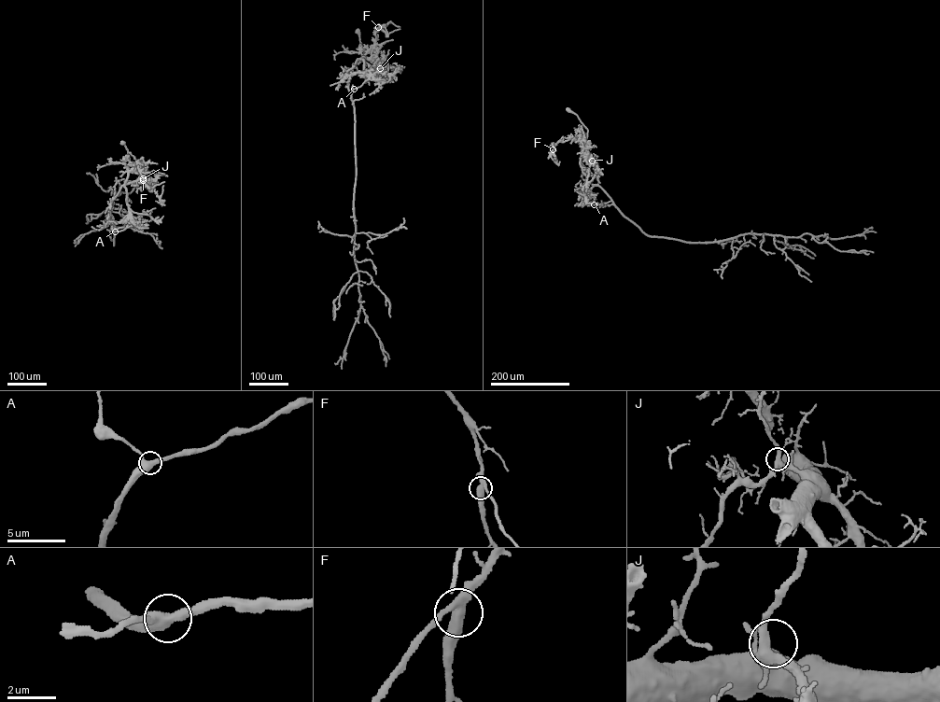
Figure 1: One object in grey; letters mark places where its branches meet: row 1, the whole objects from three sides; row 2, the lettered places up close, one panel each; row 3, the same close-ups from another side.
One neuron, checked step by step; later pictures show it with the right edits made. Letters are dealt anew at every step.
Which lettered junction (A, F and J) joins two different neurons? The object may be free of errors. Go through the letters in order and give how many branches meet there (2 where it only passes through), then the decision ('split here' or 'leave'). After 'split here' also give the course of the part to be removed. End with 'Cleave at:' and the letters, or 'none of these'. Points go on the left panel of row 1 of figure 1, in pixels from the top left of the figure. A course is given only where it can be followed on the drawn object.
A: branches 3; leave
F: branches 3; split here; course (143, 180), (152, 191), (147, 188)
J: branches 3; leave
Cleave at: F

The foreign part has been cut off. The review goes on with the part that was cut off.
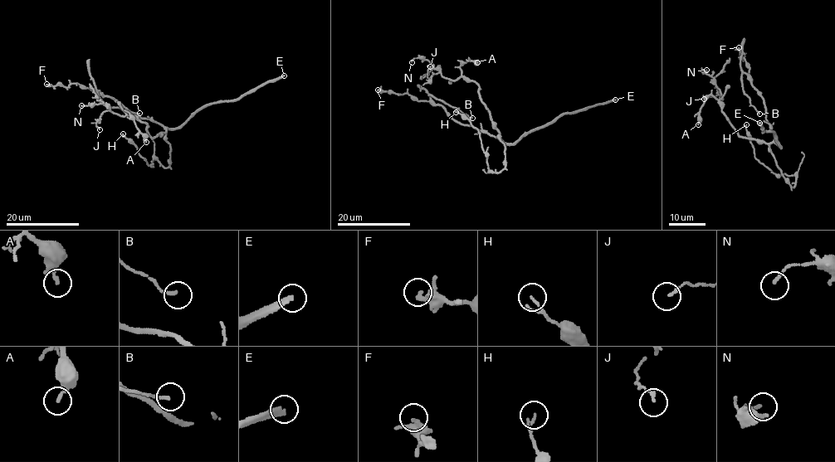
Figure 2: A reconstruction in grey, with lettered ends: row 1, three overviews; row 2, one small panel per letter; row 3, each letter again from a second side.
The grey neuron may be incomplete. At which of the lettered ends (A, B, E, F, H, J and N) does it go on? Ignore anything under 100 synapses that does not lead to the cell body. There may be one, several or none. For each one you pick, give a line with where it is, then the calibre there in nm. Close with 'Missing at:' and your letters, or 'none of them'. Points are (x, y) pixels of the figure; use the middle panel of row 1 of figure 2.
E: place (615, 99); calibre 320 nm
Missing at: E

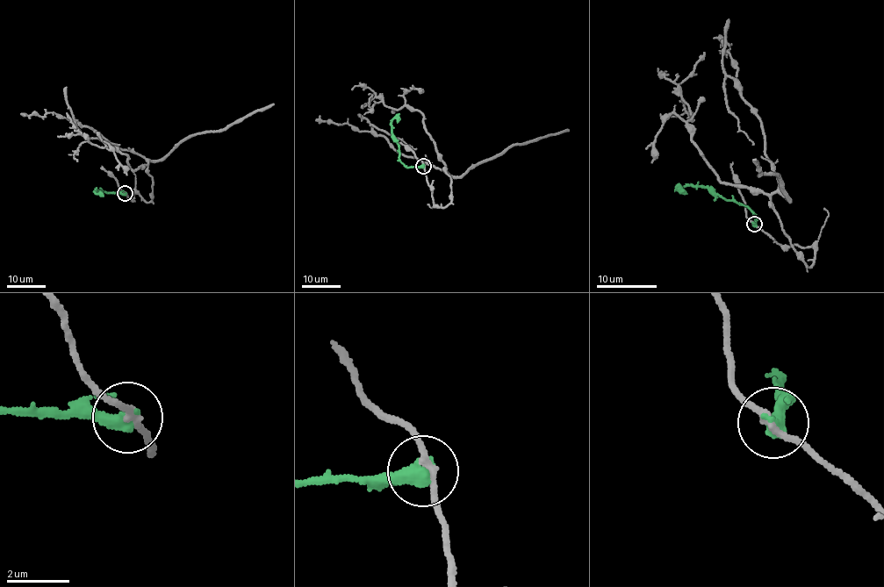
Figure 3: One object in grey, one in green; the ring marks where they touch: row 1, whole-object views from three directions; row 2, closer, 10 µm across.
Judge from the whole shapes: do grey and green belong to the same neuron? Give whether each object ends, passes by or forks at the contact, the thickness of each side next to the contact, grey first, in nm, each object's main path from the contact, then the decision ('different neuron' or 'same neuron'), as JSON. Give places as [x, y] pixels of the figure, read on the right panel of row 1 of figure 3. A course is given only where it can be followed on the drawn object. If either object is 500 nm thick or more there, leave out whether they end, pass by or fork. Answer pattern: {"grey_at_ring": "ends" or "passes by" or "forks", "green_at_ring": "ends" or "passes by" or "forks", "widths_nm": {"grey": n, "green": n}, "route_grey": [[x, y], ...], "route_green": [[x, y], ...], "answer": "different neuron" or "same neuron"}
{"widths_nm": {"grey": 240, "green": 500}, "route_grey": [[754, 225], [809, 246], [809, 267], [772, 205], [762, 122], [726, 77], [754, 144]], "route_green": [[754, 224], [755, 216], [743, 204], [726, 201], [700, 186], [685, 186], [680, 188], [684, 192]], "answer": "different neuron"}

